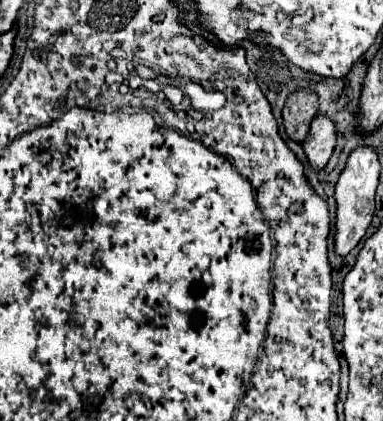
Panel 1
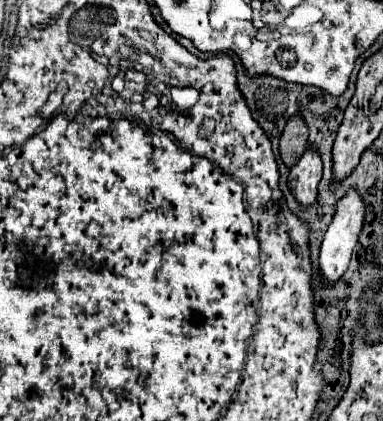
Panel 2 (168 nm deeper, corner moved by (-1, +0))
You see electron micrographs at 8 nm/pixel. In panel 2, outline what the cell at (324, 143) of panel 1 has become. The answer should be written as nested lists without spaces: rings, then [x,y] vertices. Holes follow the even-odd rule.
[[[313,146],[305,150],[301,160],[291,168],[289,172],[289,188],[297,196],[301,204],[313,204],[317,198],[317,186],[323,176],[323,166],[321,166],[321,154]]]

